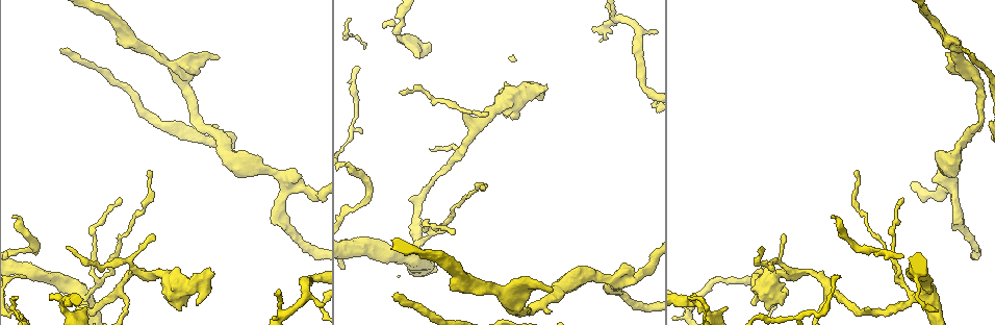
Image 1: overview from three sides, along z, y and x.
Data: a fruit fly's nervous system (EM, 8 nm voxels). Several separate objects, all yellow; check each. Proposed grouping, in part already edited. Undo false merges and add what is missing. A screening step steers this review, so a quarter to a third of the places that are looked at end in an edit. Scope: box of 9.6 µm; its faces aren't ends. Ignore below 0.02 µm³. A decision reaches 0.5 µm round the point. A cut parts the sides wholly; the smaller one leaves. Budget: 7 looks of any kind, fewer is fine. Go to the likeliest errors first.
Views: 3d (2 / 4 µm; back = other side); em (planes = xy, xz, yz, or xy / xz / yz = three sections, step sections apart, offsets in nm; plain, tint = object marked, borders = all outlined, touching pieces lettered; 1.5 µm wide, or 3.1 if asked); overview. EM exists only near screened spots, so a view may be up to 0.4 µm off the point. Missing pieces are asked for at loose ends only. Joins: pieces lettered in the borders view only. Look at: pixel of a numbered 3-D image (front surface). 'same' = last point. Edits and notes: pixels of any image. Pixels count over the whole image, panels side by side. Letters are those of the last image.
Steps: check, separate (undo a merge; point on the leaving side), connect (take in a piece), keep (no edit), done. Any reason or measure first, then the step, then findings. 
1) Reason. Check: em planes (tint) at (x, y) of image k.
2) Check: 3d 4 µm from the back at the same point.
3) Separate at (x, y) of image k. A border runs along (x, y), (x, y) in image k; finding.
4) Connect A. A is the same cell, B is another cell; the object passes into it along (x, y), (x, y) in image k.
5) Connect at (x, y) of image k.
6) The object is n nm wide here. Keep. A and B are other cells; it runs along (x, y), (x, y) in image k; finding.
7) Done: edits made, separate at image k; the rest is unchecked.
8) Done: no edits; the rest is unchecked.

Thin end. Check: 3d 4 µm at (393, 298) of image 1.

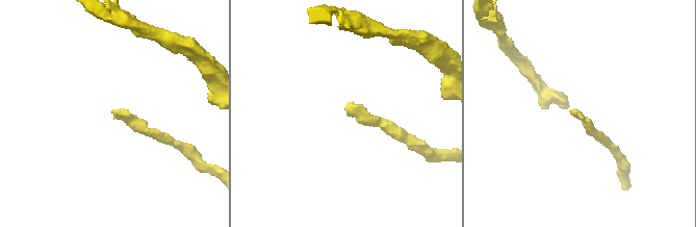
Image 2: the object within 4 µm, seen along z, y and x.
Need the tissue. Check: em xy step 8 (tint) at (112, 111) of image 2.

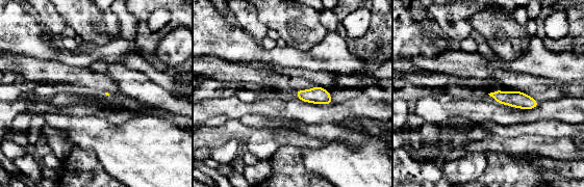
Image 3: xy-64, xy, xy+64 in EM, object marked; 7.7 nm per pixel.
Another direction. Check: em planes (borders) at the same point.

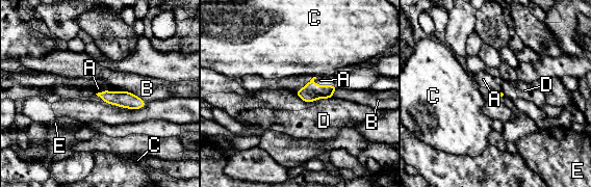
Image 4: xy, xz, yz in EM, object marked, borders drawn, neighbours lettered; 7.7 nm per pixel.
Connect at (320, 80) of image 4. A is the same cell, B, C, D and E are other cells; the object passes into it along (311, 91), (323, 85), (320, 80) in image 4; it goes on there.

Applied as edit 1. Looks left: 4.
Redraw. Check: overview.

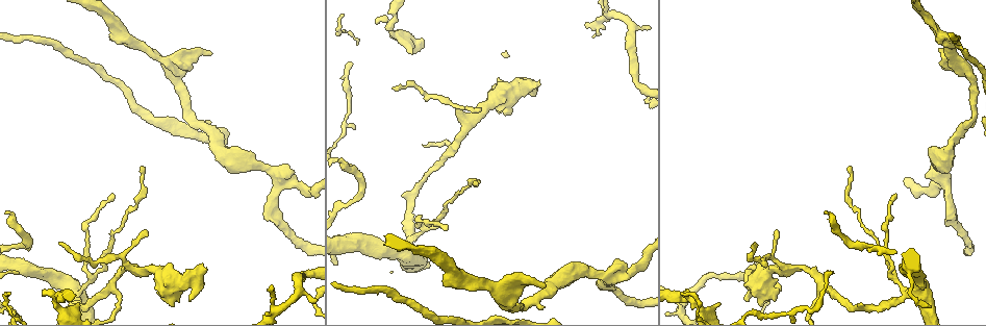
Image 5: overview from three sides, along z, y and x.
Abrupt turn. Check: em xz step 8 (tint) at (57, 305) of image 5.

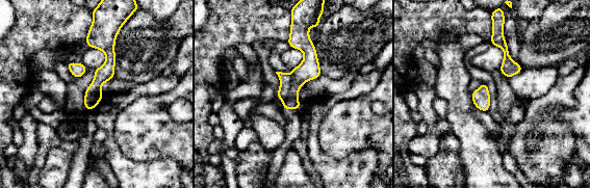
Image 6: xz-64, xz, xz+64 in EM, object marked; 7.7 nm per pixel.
Another direction. Check: em planes (borders) at the same point.

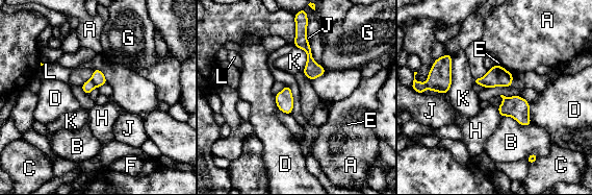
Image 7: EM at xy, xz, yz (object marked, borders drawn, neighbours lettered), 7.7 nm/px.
Separate at (98, 77) of image 7. A, B, C, D, E, F, G, H, J, K and L are other cells; two neurons meet here.

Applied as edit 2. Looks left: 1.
Done: edits made, connect at image 4, separate at image 7; the rest is unchecked.

